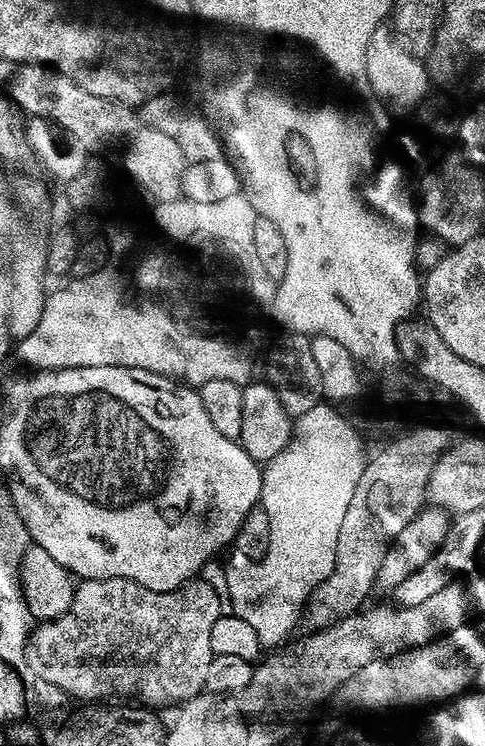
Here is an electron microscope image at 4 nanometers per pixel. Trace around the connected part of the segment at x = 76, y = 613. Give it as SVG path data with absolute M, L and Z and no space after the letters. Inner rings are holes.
M110 578L109 580L80 580L79 583L76 584L76 593L74 594L74 598L70 602L70 608L66 610L66 614L62 614L61 616L59 616L58 618L54 618L53 620L46 620L37 623L35 627L33 627L32 633L28 635L28 645L24 647L23 663L25 665L28 664L29 670L37 676L35 678L37 681L46 684L53 684L55 688L60 689L61 692L67 694L69 697L77 696L77 698L80 700L88 700L84 702L104 702L107 701L104 700L107 698L107 696L133 696L133 698L136 699L133 701L139 702L141 705L144 706L152 706L148 704L173 704L173 706L179 706L183 704L185 700L194 698L199 694L199 692L204 691L206 673L213 658L212 651L210 650L210 630L214 627L214 622L218 622L218 618L222 615L222 608L220 608L220 603L222 603L222 597L218 594L214 594L214 586L210 586L202 578L190 580L188 581L188 583L182 585L182 587L175 588L174 590L170 590L169 592L155 592L154 590L146 590L146 586L138 586L138 582L130 582L126 578Z

